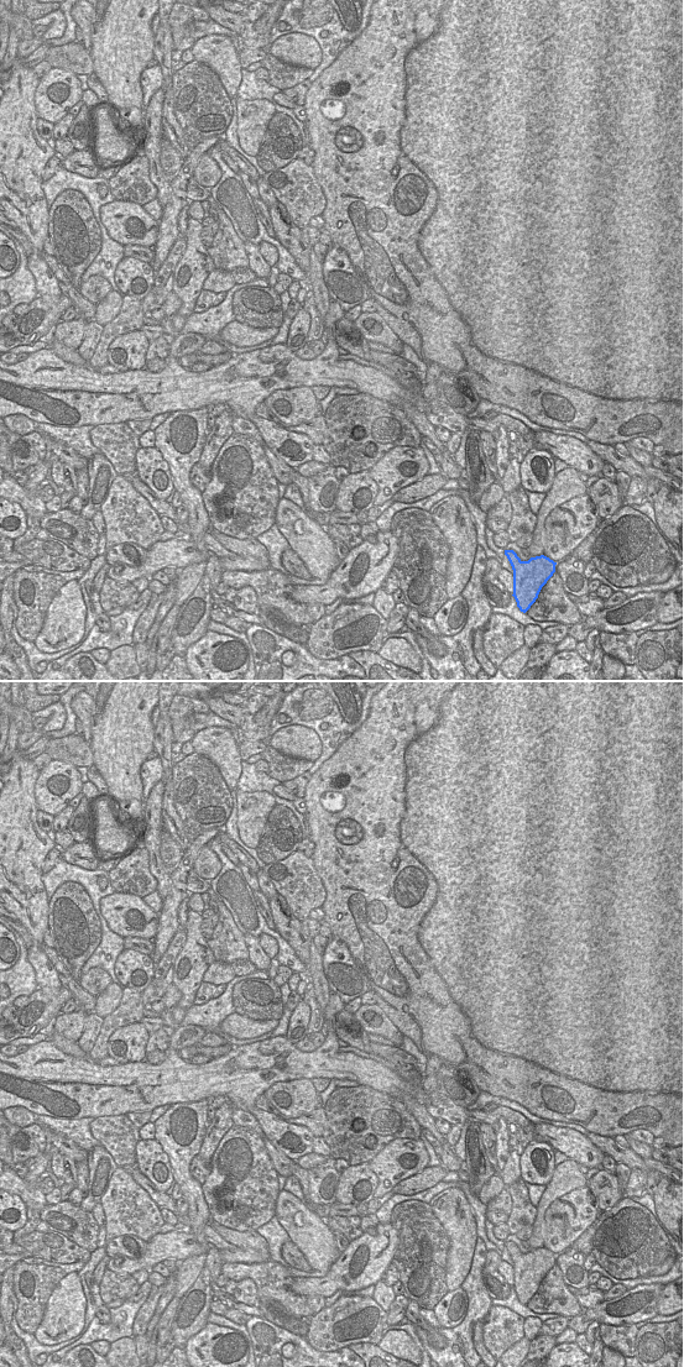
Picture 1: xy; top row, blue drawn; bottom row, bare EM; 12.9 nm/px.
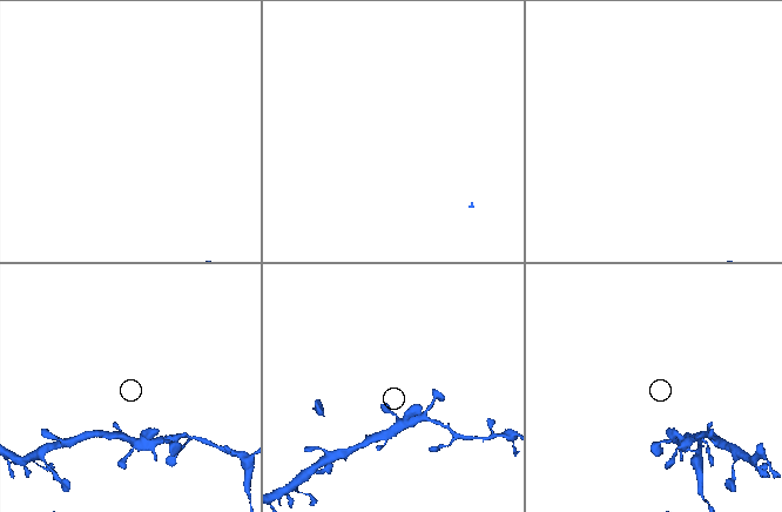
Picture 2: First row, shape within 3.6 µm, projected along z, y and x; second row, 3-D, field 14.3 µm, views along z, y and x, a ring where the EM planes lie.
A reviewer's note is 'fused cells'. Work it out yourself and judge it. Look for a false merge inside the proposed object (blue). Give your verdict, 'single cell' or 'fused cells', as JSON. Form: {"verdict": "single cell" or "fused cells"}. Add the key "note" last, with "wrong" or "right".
{"verdict": "single cell", "note": "wrong"}

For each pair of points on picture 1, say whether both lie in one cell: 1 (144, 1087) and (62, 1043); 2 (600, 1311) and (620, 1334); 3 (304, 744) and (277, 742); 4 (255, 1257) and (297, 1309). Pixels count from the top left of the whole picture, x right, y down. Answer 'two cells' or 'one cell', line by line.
1: two cells
2: two cells
3: one cell
4: two cells

